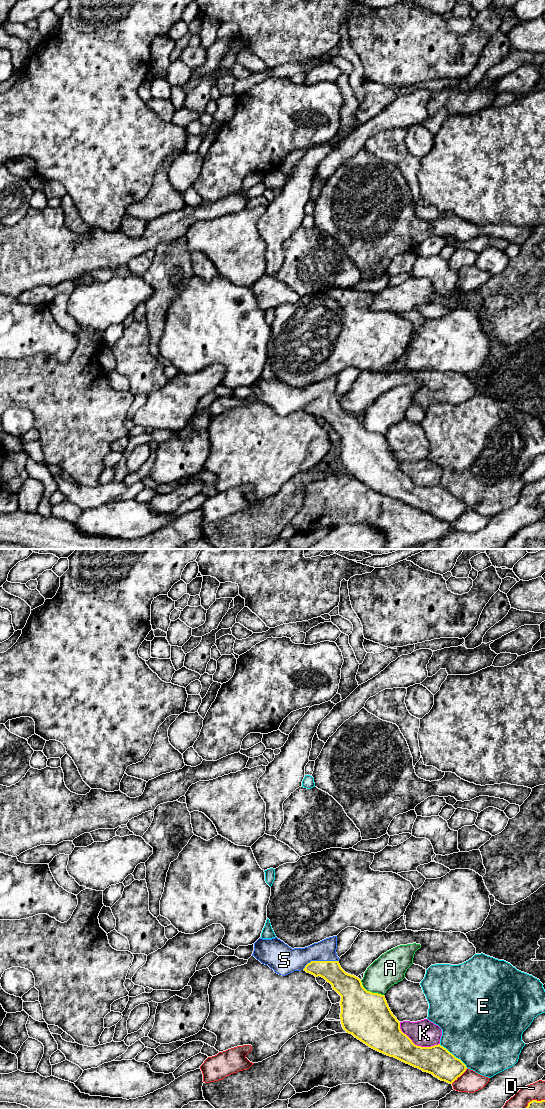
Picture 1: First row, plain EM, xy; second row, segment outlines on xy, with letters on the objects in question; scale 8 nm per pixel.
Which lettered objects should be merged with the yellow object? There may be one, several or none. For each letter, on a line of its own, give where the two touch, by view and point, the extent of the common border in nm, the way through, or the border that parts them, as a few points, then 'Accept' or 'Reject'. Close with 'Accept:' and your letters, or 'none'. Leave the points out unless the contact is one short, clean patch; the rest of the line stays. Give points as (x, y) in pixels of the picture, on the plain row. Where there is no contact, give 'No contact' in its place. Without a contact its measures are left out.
A: Touches yellow at xy (369, 431). Shared border 220 nm. Boundary: xy (360, 420), (367, 430), (383, 435). Reject
D: Touches yellow at xy (459, 516). Shared border 180 nm. Reject
E: Touches yellow at xy (452, 494). Shared border 300 nm. Reject
K: Touches yellow at xy (416, 485). Shared border 380 nm. Reject
S: Touches yellow at xy (320, 401). Shared border 300 nm. Path across: xy (342, 422), (320, 401), (289, 400). Accept
Accept: S

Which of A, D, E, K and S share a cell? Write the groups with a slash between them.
A / D / E / K / S

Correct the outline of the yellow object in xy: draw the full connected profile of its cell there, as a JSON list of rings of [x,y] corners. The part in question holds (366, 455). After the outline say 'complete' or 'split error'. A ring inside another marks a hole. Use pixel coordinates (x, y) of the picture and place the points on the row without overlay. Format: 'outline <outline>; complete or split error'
outline [[[337,376],[326,378],[305,388],[292,389],[277,377],[259,378],[254,383],[252,396],[268,405],[275,413],[285,416],[294,411],[304,410],[315,417],[322,417],[332,425],[340,436],[340,460],[343,469],[370,488],[394,497],[406,504],[432,514],[441,521],[452,524],[467,509],[466,505],[440,484],[431,487],[415,485],[400,469],[400,462],[391,452],[384,435],[367,431],[361,420],[346,413],[339,404],[336,393]]]; split error

